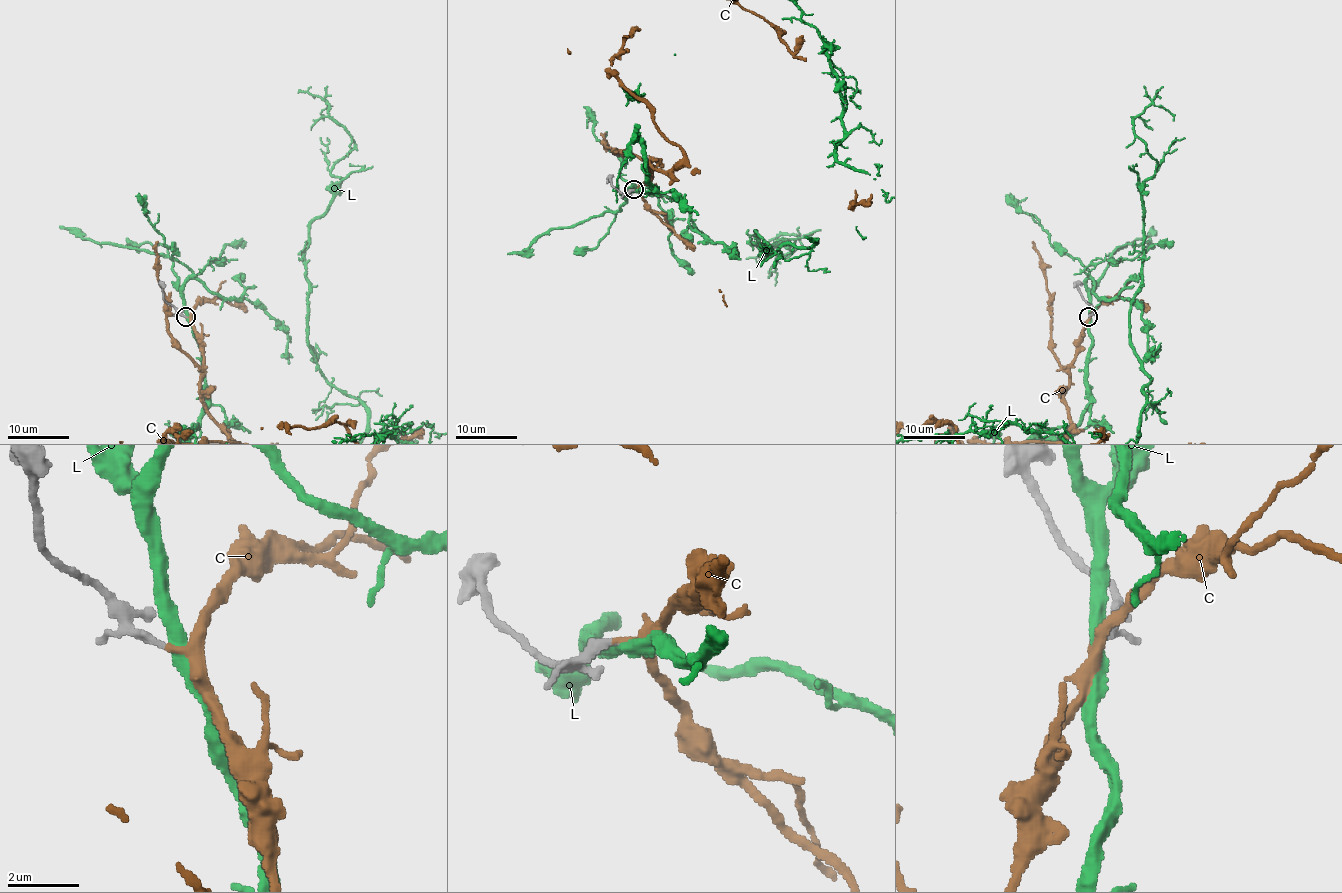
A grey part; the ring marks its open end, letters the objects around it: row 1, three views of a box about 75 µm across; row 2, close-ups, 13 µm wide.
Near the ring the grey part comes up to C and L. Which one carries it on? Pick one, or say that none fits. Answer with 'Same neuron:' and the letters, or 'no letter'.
Same neuron: C

